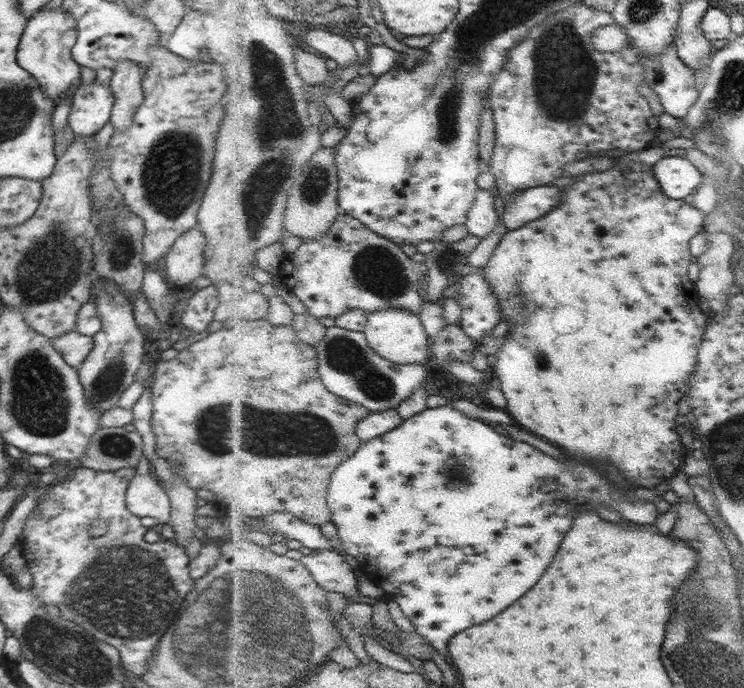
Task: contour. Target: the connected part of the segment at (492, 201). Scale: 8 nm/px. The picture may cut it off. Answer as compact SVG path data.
M492 189L481 190L477 194L477 203L470 212L470 221L467 227L470 234L488 238L496 232L496 228L500 224L502 216L499 211L502 207Z

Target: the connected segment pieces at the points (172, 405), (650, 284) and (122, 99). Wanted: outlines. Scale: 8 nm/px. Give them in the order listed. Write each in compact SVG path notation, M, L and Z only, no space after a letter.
M222 314L220 322L209 331L205 338L181 350L176 358L168 361L160 360L155 364L150 388L152 405L154 405L151 420L154 433L162 432L170 436L174 442L178 442L178 446L182 446L182 450L186 450L184 464L180 465L181 468L184 468L183 478L188 482L190 488L207 495L212 507L215 502L222 502L226 508L234 508L234 510L242 508L248 516L256 518L286 511L318 526L333 522L334 514L329 502L330 483L341 464L349 461L364 445L364 441L358 434L358 427L362 419L370 416L372 410L364 404L358 404L358 402L334 394L320 376L317 356L316 345L300 340L300 334L292 325L276 326L267 318L251 321L240 315Z
M619 157L615 159L612 169L591 172L578 178L578 182L566 187L567 198L550 214L519 230L507 232L484 268L490 285L494 285L502 302L504 320L510 324L510 331L502 350L498 352L498 362L495 366L508 400L510 416L532 432L568 448L574 456L604 458L604 462L618 466L626 474L626 478L636 486L652 489L662 482L673 480L684 466L684 448L680 436L674 430L676 414L678 402L689 391L690 382L697 370L698 352L704 340L706 324L706 318L698 304L700 297L694 287L694 277L688 280L688 266L692 262L688 242L696 233L704 230L705 214L685 200L669 198L654 175L653 168L641 163L626 163L623 157Z
M122 60L114 68L114 74L109 84L115 101L111 110L109 122L114 127L113 130L124 130L133 123L134 114L138 106L144 101L143 86L141 81L146 70L138 66L136 62Z

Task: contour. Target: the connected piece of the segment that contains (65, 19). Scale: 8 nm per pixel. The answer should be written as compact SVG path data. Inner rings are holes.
M44 6L27 19L19 42L17 62L38 80L50 100L64 98L81 84L81 66L72 58L71 53L76 41L76 18L62 6L50 9Z

